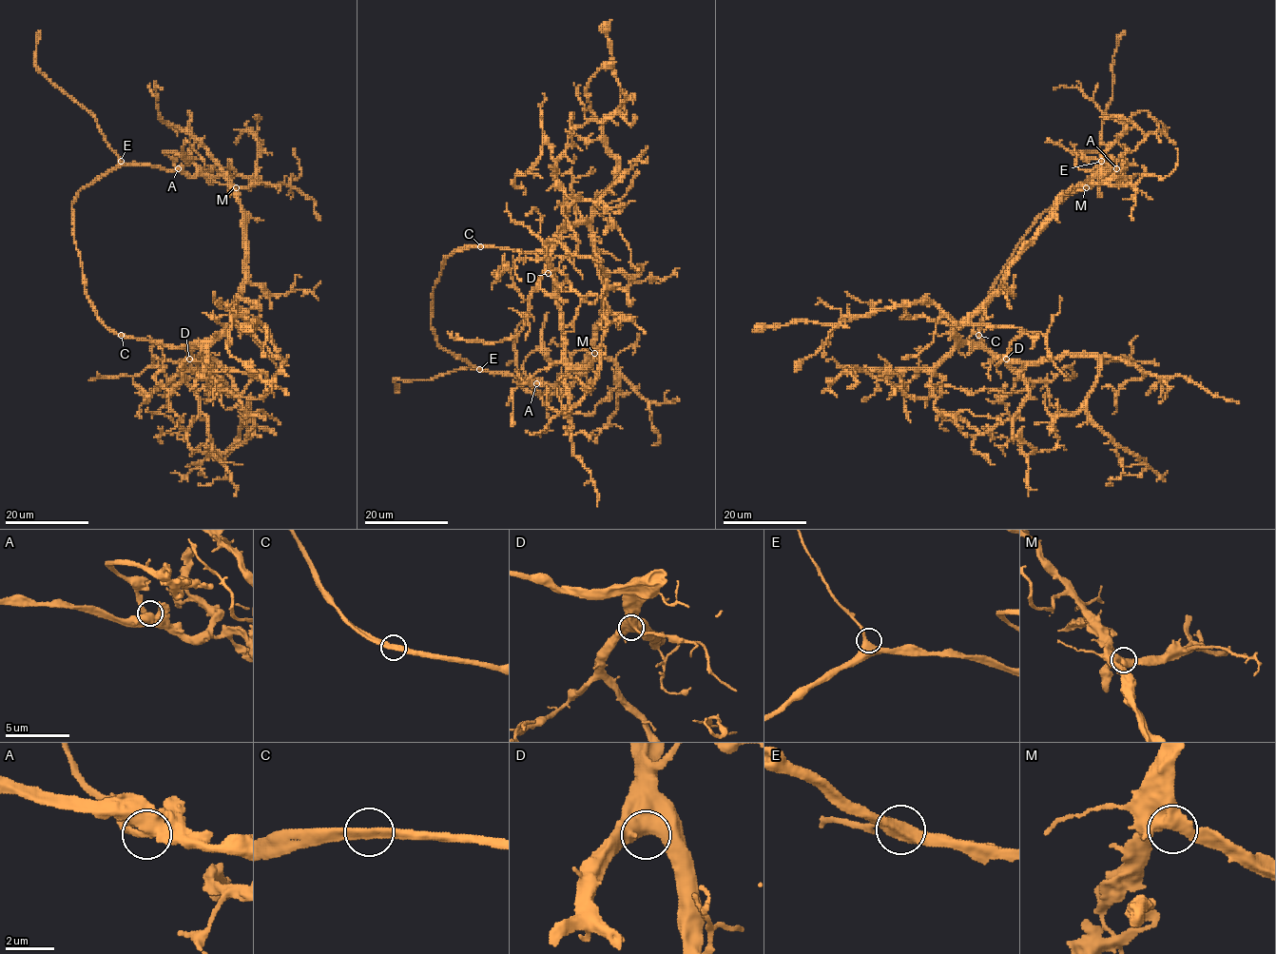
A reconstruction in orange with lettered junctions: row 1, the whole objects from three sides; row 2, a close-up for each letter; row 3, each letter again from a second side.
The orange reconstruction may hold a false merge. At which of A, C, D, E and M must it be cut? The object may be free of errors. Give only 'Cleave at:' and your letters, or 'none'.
Cleave at: none

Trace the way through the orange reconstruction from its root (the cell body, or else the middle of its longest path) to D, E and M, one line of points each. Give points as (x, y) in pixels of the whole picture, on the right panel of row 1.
D: (982, 327), (979, 338), (984, 347), (1006, 359)
E: (982, 327), (982, 314), (993, 282), (1027, 230), (1043, 212), (1081, 187), (1101, 161)
M: (982, 327), (979, 338), (984, 346), (965, 343), (956, 332), (998, 288), (1053, 204), (1086, 187)

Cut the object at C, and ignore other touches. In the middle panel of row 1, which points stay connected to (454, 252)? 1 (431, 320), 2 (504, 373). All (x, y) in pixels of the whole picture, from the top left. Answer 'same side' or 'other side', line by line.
1: same side
2: same side

